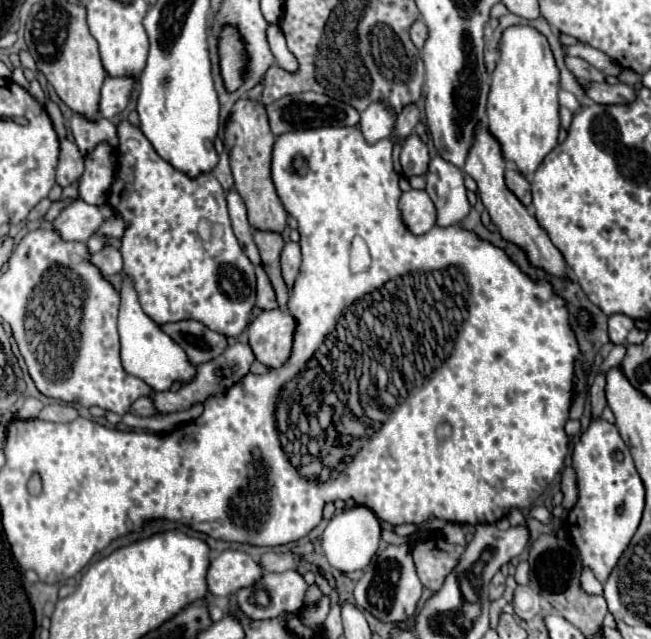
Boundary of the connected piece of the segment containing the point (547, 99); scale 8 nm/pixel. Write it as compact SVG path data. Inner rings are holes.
M531 25L507 27L499 41L499 59L493 71L491 91L487 97L487 117L491 133L495 133L495 137L499 137L499 143L503 145L505 159L513 161L523 175L531 175L539 167L543 157L557 145L557 133L559 133L557 91L559 91L559 69L551 53L549 41Z

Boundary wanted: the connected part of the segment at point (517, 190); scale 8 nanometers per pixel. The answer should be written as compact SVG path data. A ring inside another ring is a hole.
M507 169L505 181L507 181L507 187L517 195L517 199L525 207L529 207L531 205L531 185L529 185L529 181L515 169Z

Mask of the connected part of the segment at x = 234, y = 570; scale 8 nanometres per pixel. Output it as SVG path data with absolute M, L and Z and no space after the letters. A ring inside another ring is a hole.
M227 549L211 561L207 585L215 597L227 597L243 587L255 585L261 579L261 575L263 567L255 557L243 551Z

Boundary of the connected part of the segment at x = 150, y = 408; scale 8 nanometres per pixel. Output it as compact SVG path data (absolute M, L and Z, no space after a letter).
M141 397L139 401L133 403L131 407L131 413L135 415L141 415L141 417L151 417L151 415L159 415L155 405L153 405L153 399L151 397Z

